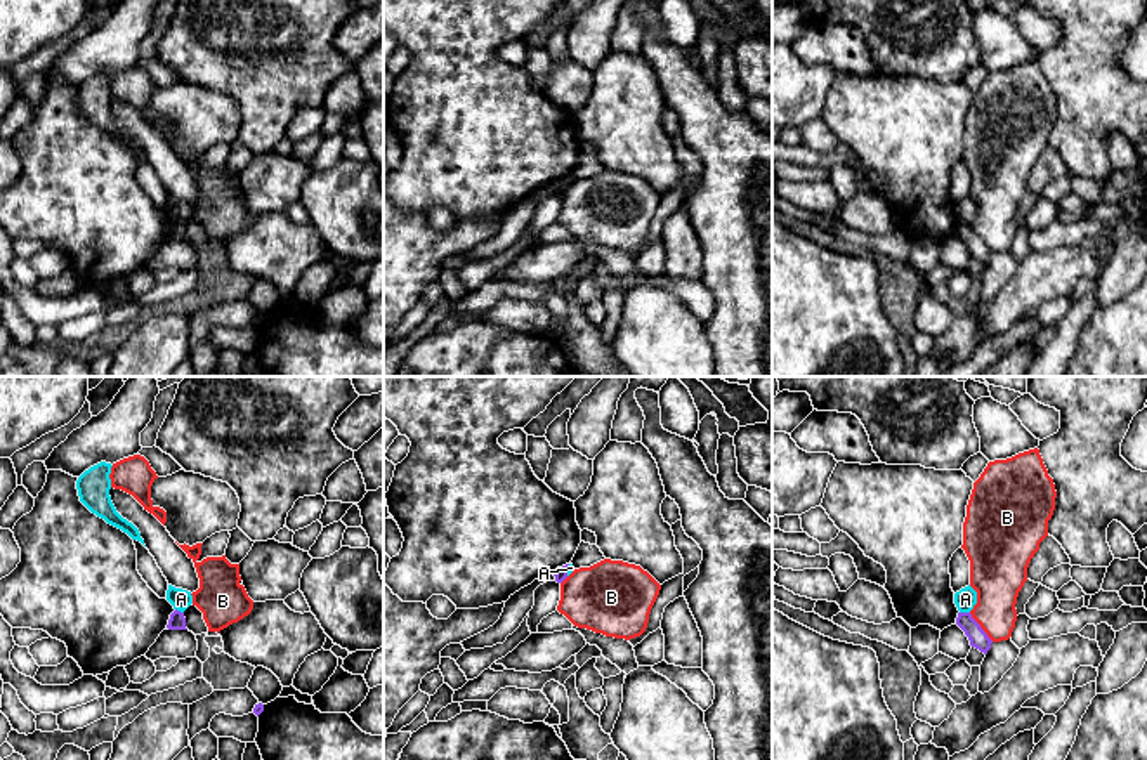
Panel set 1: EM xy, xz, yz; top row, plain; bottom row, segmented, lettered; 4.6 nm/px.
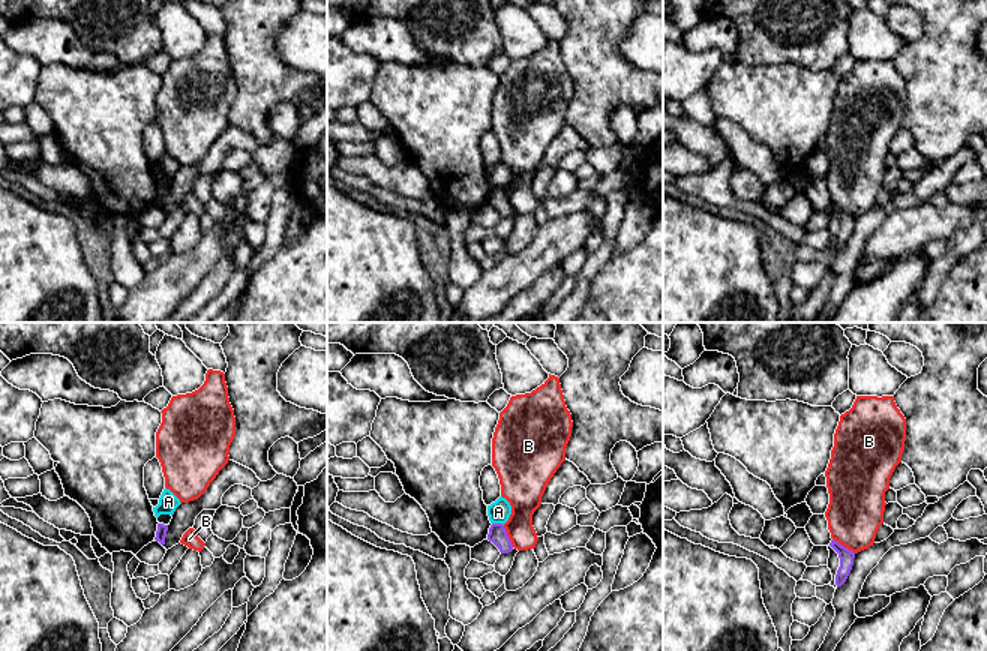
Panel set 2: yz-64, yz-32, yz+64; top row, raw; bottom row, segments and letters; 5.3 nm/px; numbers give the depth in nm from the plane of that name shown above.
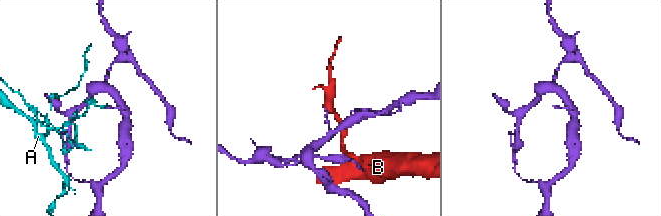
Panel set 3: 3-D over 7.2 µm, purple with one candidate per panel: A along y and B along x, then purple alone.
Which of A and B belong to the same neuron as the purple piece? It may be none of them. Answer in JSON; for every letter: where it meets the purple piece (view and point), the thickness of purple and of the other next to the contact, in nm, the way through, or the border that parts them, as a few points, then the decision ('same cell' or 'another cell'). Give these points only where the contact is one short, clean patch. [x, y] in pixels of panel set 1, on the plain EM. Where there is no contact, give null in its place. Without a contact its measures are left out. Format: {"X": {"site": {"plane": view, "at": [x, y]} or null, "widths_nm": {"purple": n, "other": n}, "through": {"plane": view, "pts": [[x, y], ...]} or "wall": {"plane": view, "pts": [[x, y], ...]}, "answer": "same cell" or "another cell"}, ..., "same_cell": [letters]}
{"A": {"site": {"plane": "yz", "at": [965, 224]}, "widths_nm": {"purple": 90, "other": 100}, "wall": {"plane": "yz", "pts": [[960, 222], [969, 224]]}, "answer": "another cell"}, "B": {"site": {"plane": "yz", "at": [979, 238]}, "widths_nm": {"purple": 90, "other": 240}, "answer": "another cell"}, "same_cell": []}

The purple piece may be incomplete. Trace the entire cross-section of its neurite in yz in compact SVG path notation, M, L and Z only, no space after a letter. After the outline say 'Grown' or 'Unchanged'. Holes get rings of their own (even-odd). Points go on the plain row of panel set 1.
M958 224L956 236L965 243L970 252L970 257L987 265L993 252L980 239L980 236L972 229L970 224Z. Unchanged

